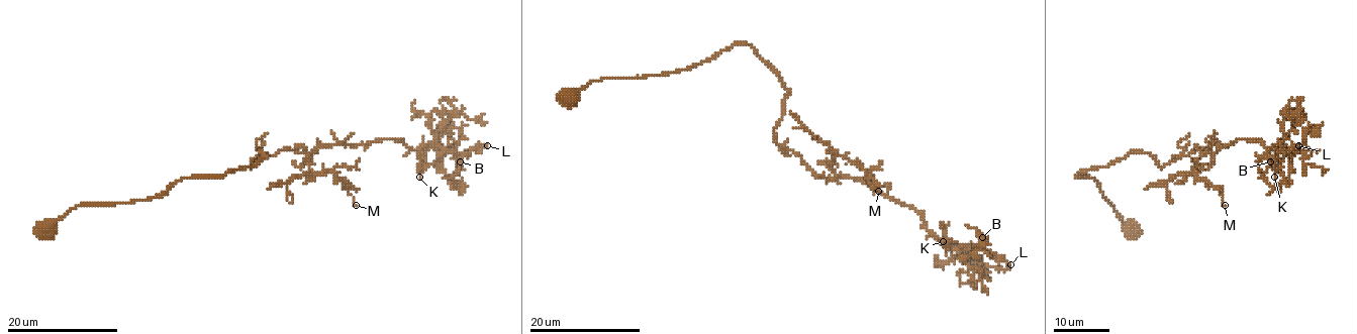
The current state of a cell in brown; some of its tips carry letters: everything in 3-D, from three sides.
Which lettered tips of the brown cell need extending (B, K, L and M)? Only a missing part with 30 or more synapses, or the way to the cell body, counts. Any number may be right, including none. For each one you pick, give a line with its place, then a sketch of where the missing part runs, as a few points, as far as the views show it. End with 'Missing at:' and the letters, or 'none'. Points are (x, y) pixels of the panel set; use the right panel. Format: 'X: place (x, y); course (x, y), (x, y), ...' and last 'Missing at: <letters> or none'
Missing at: none

